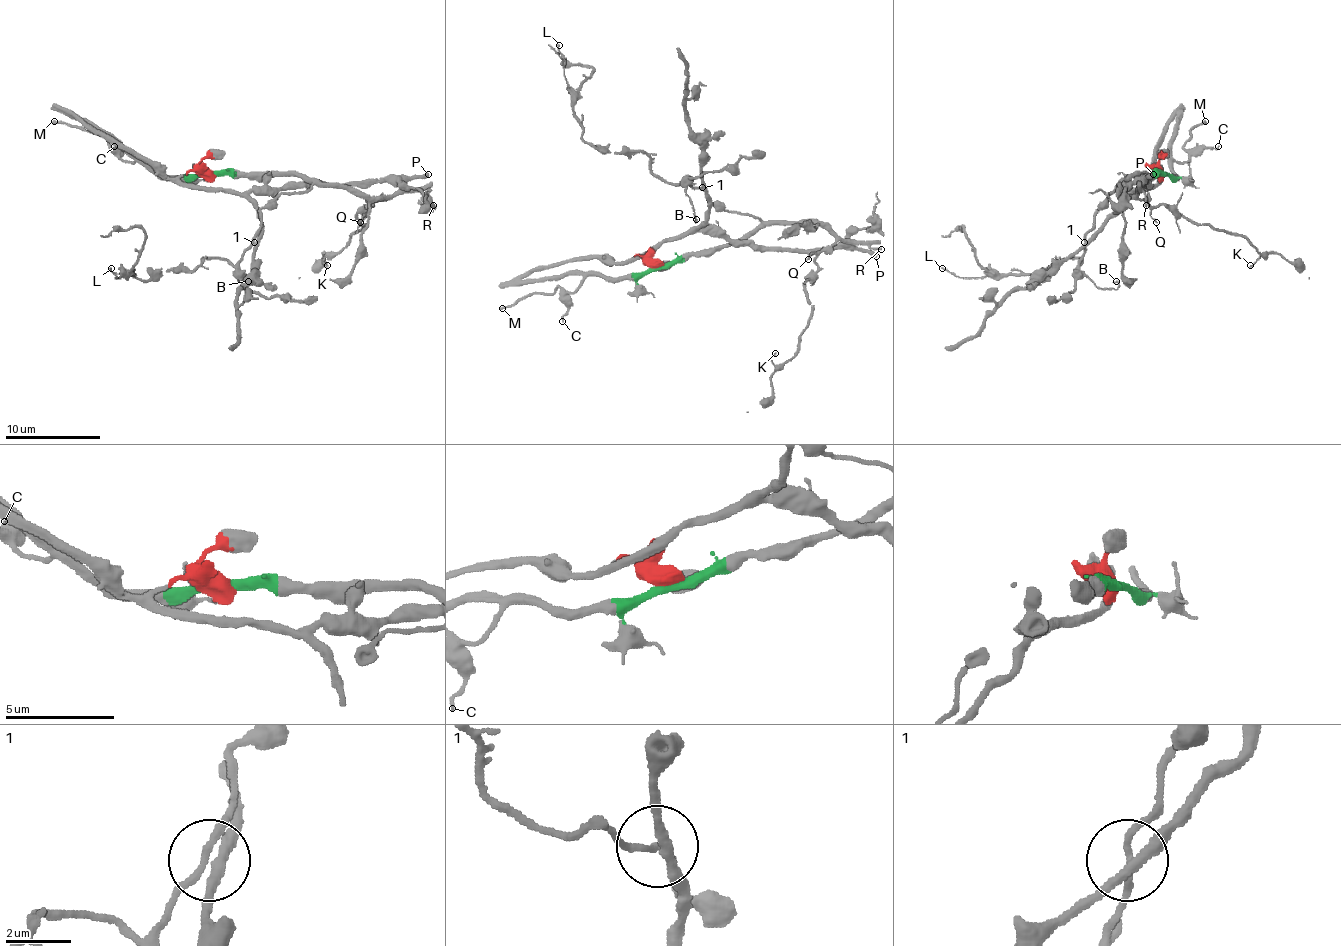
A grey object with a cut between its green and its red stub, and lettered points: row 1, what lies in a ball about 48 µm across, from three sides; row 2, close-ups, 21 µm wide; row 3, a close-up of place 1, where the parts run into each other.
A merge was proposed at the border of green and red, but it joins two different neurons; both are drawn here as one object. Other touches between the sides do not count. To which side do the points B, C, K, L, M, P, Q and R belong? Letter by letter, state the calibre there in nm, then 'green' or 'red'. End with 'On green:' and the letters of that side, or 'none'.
B: 150 nm thick; green
C: 130 nm thick; green
K: 100 nm thick; green
L: 110 nm thick; green
M: 200 nm thick; green
P: 360 nm thick; red
Q: 110 nm thick; green
R: 180 nm thick; green
On green: B, C, K, L, M, Q, R

